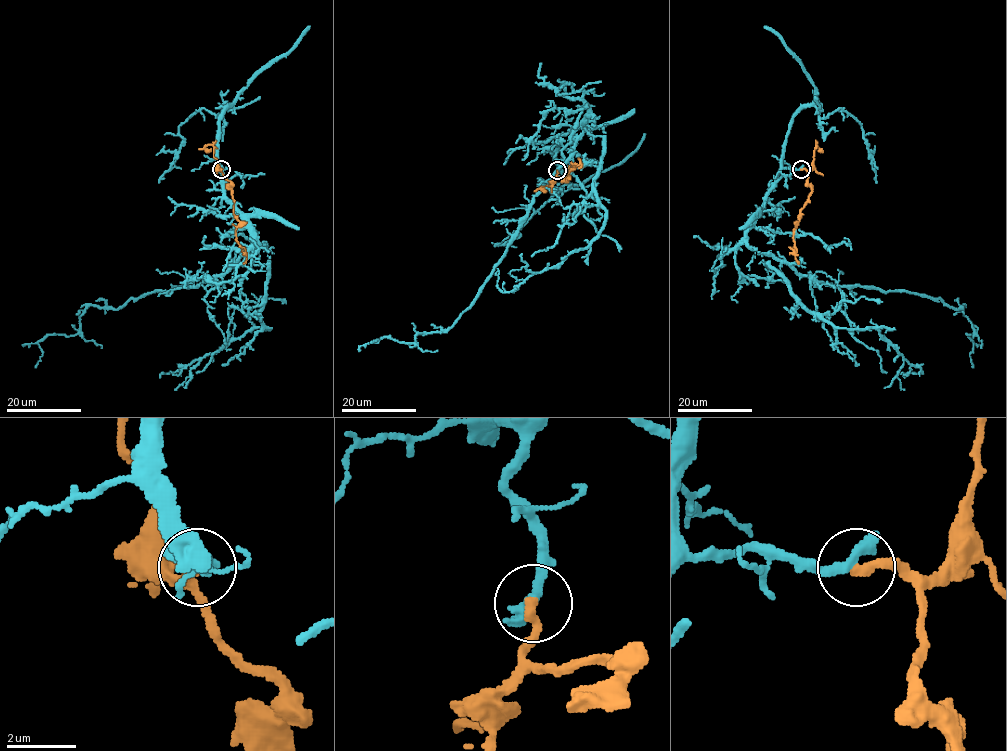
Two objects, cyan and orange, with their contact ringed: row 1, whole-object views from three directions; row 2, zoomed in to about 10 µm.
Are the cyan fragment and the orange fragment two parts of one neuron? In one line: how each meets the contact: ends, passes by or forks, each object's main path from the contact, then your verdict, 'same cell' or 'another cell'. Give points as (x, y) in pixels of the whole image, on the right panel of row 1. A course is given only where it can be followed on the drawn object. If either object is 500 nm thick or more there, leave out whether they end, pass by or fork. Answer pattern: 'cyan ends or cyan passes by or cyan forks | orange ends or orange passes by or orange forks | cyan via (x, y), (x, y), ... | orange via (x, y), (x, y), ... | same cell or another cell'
cyan ends | orange ends | cyan via (800, 169), (778, 174), (747, 233), (752, 250), (827, 286), (963, 305), (972, 367) | orange via (800, 169), (807, 172), (807, 182), (812, 189), (793, 230), (798, 263) | another cell

